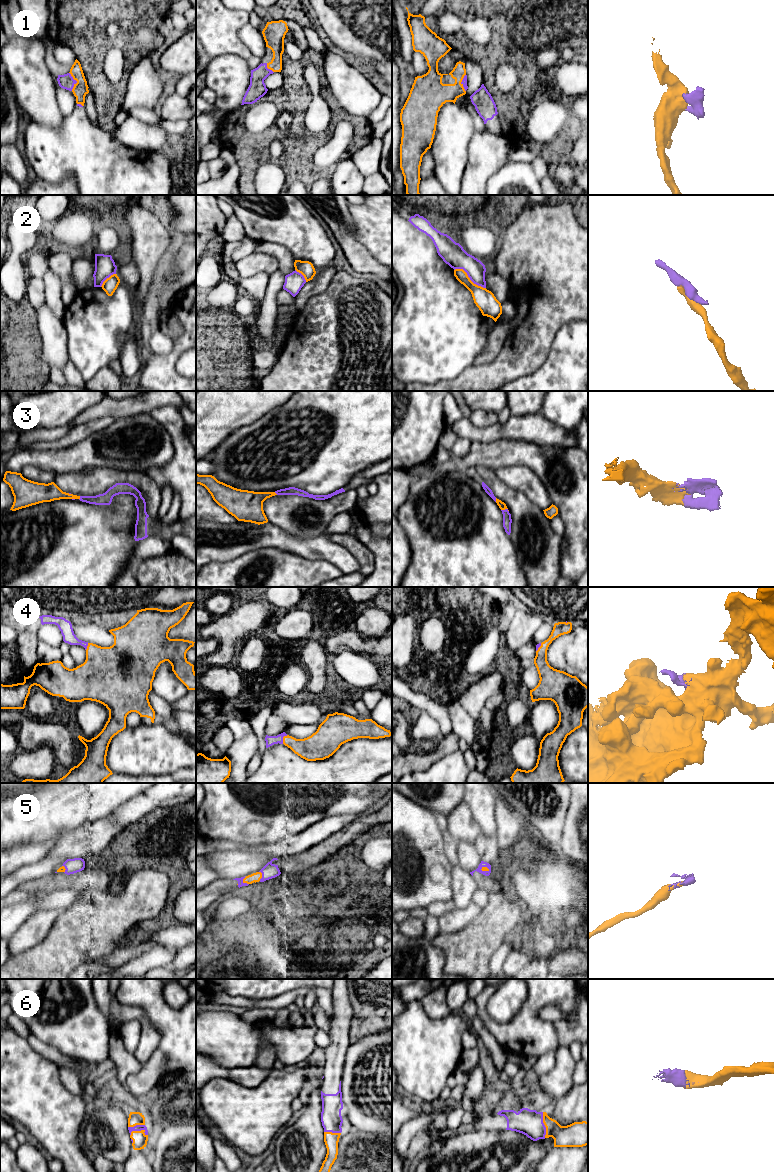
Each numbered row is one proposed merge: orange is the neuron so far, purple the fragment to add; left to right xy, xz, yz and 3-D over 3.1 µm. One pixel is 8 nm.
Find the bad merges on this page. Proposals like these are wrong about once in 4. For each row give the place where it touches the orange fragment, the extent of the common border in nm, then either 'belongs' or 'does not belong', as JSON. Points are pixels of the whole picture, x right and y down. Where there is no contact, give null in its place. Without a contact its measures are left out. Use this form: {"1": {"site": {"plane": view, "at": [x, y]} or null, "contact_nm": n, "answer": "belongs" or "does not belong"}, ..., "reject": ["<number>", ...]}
{"1": {"site": {"plane": "xy", "at": [76, 80]}, "contact_nm": 150, "answer": "belongs"}, "2": {"site": {"plane": "yz", "at": [469, 278]}, "contact_nm": 300, "answer": "does not belong"}, "3": {"site": {"plane": "yz", "at": [505, 508]}, "contact_nm": 70, "answer": "belongs"}, "4": {"site": {"plane": "xz", "at": [283, 738]}, "contact_nm": 80, "answer": "belongs"}, "5": {"site": {"plane": "xz", "at": [244, 882]}, "contact_nm": 70, "answer": "belongs"}, "6": {"site": {"plane": "yz", "at": [544, 1124]}, "contact_nm": 200, "answer": "belongs"}, "reject": ["2"]}

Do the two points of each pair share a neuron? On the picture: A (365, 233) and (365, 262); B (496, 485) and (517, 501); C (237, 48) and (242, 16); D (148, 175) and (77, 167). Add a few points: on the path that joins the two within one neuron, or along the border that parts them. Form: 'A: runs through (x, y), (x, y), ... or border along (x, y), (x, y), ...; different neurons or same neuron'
A: border along (350, 228), (353, 235), (381, 263); different neurons
B: runs through (501, 490), (512, 498); same neuron
C: runs through (233, 40), (234, 24); same neuron
D: runs through (130, 175), (110, 175), (102, 167), (95, 167); same neuron

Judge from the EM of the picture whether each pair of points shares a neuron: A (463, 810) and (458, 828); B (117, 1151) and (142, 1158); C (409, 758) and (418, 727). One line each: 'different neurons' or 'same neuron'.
A: same neuron
B: different neurons
C: different neurons

